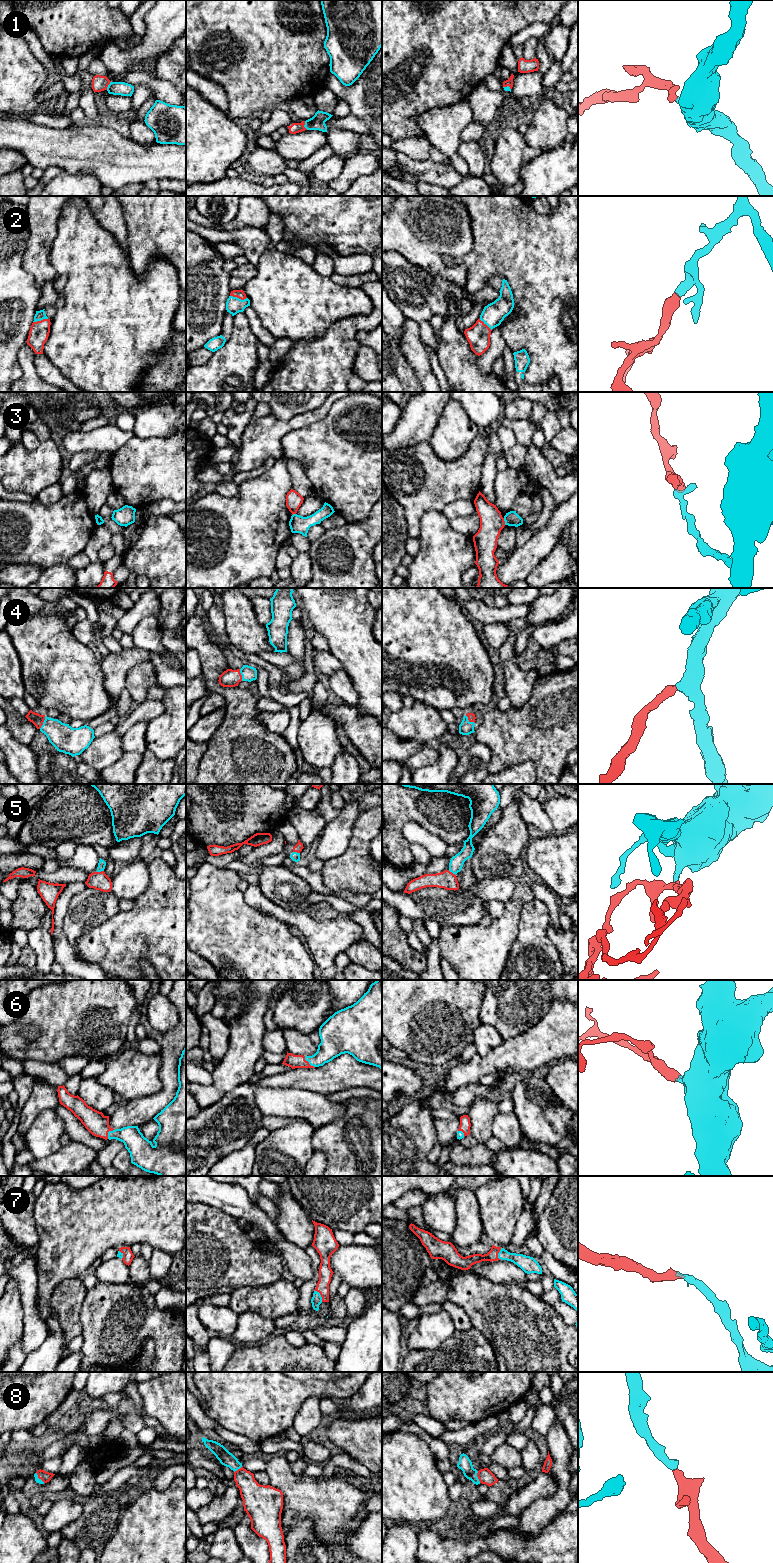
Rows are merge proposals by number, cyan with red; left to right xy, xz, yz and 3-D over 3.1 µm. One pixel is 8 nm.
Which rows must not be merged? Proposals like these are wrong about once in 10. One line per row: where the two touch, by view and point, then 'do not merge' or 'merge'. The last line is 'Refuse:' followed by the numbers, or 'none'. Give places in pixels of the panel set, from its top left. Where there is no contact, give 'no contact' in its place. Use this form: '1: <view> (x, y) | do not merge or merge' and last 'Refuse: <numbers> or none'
1: xz (304, 125) | merge
2: xz (238, 298) | merge
3: yz (504, 520) | do not merge
4: xy (43, 722) | merge
5: yz (452, 872) | merge
6: xz (308, 1061) | merge
7: xz (320, 1295) | merge
8: yz (477, 1477) | merge
Refuse: 3

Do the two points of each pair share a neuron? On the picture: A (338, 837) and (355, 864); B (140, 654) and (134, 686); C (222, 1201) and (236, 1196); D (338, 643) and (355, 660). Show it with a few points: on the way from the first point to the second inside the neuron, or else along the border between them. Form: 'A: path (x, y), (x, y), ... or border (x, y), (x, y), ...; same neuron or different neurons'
A: border (353, 827), (348, 847), (338, 856), (325, 860); different neurons
B: border (149, 659), (134, 665), (128, 671), (124, 683); different neurons
C: path (225, 1198), (233, 1198); same neuron
D: path (342, 647), (351, 656); same neuron

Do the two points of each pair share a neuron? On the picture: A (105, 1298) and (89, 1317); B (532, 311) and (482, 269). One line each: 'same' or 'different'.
A: same
B: same

